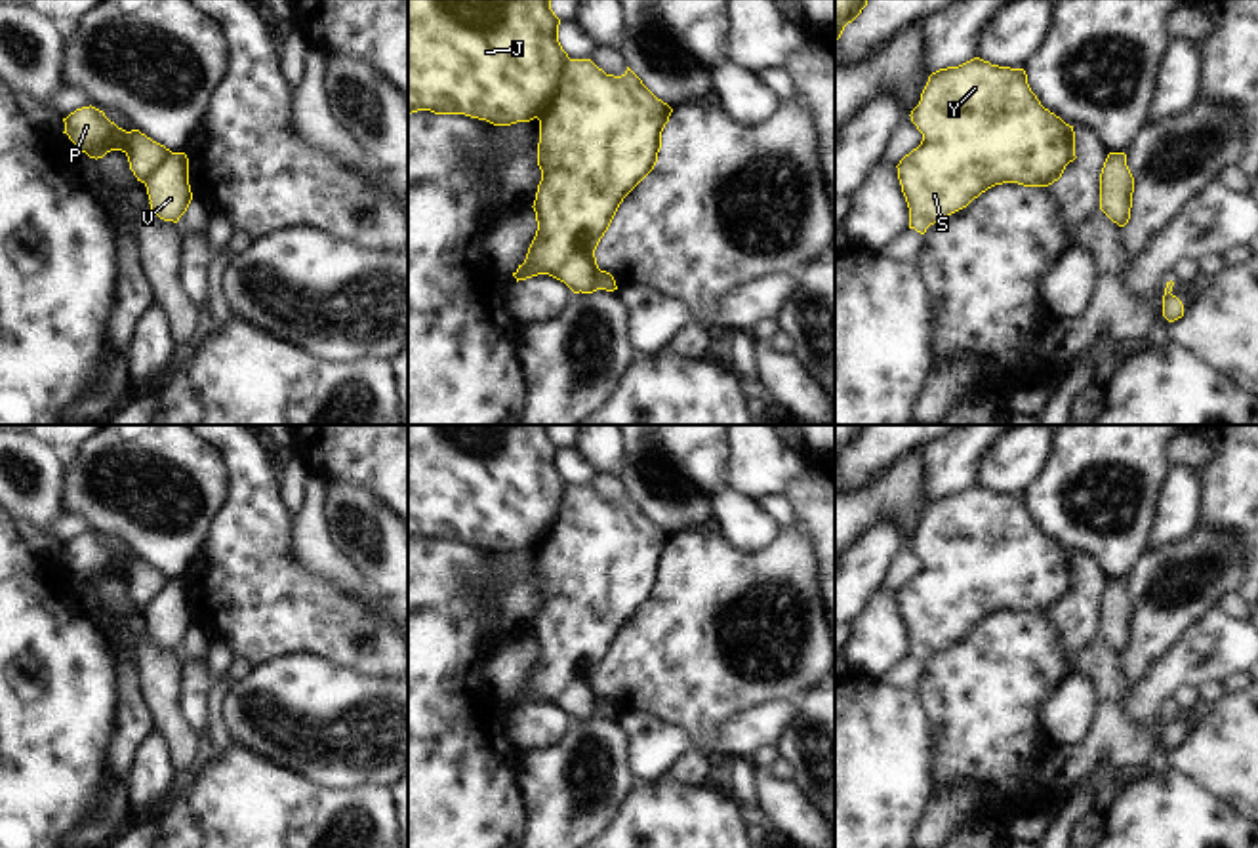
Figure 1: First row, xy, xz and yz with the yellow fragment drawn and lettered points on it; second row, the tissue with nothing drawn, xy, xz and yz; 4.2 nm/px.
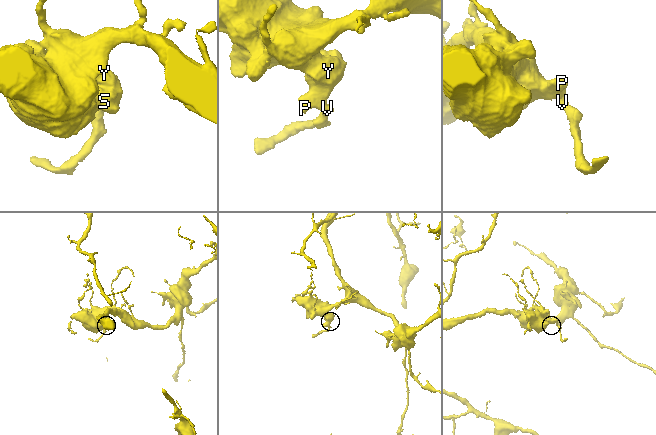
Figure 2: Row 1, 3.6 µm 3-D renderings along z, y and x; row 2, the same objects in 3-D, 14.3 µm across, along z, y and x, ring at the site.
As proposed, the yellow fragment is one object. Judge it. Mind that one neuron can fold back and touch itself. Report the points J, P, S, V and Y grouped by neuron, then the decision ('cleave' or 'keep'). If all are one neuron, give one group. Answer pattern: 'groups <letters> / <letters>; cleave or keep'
groups J P S Y / V; cleave

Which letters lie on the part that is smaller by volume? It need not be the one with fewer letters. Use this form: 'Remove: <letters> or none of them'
Remove: V

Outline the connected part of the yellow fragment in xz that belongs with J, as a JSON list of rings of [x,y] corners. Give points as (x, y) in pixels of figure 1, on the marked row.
[[[408,0],[408,114],[465,114],[494,126],[539,120],[536,236],[513,276],[526,280],[549,274],[574,293],[599,290],[595,250],[623,198],[654,170],[661,131],[673,109],[658,99],[627,67],[621,76],[606,74],[591,59],[570,59],[558,42],[560,19],[551,0]]]

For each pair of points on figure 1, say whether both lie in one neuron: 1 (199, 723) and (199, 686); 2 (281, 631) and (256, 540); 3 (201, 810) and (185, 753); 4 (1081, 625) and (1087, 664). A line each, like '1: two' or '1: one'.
1: one
2: one
3: two
4: two

